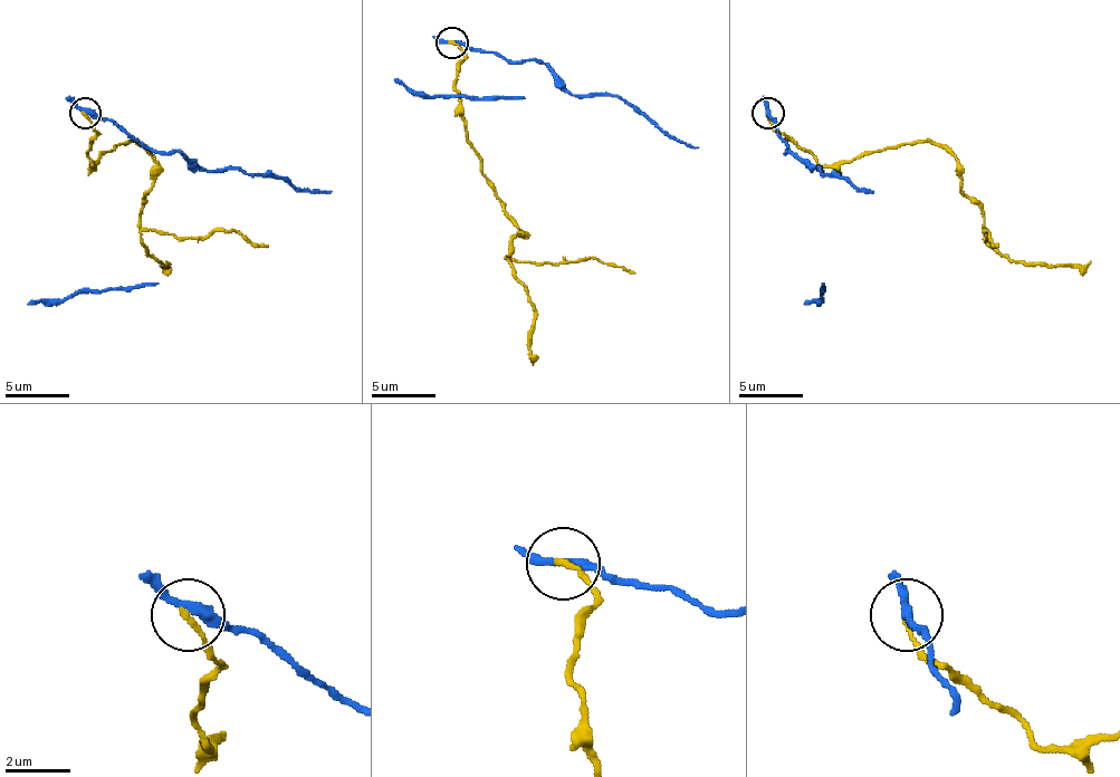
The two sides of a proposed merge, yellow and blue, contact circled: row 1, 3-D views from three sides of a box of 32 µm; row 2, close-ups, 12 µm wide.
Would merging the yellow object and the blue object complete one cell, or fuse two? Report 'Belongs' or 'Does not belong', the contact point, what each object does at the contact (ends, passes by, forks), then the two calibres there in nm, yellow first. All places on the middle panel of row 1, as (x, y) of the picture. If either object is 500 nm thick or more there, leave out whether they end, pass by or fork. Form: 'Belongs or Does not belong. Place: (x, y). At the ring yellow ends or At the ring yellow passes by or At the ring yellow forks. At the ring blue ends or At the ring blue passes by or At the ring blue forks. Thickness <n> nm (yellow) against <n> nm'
Does not belong. Place: (451, 42). At the ring yellow ends. At the ring blue passes by. Thickness 170 nm (yellow) against 280 nm

